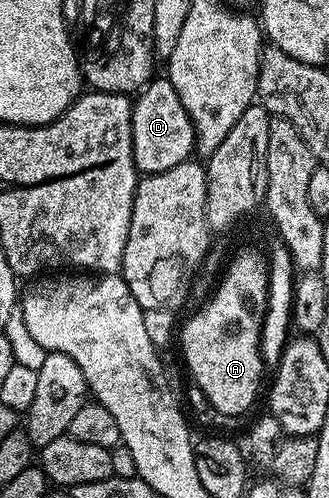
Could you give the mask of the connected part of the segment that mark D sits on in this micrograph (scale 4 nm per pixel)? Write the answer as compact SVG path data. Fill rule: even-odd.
M156 77L135 96L132 105L132 148L137 172L157 175L174 165L189 162L196 149L194 125L178 101L174 85L166 77Z

